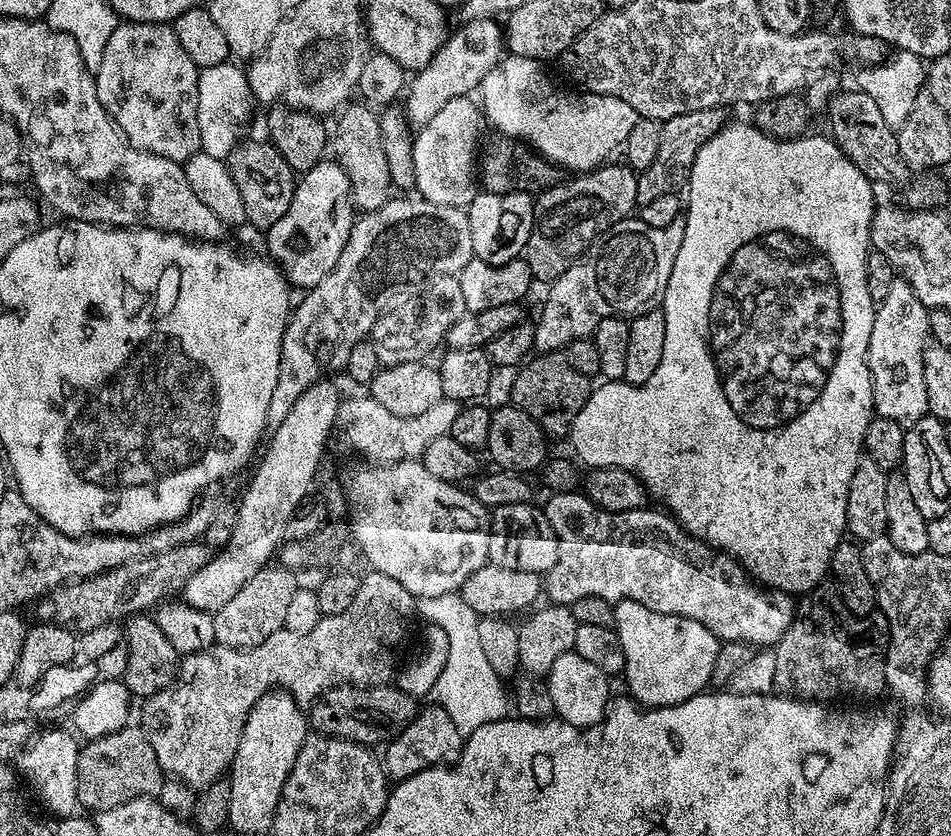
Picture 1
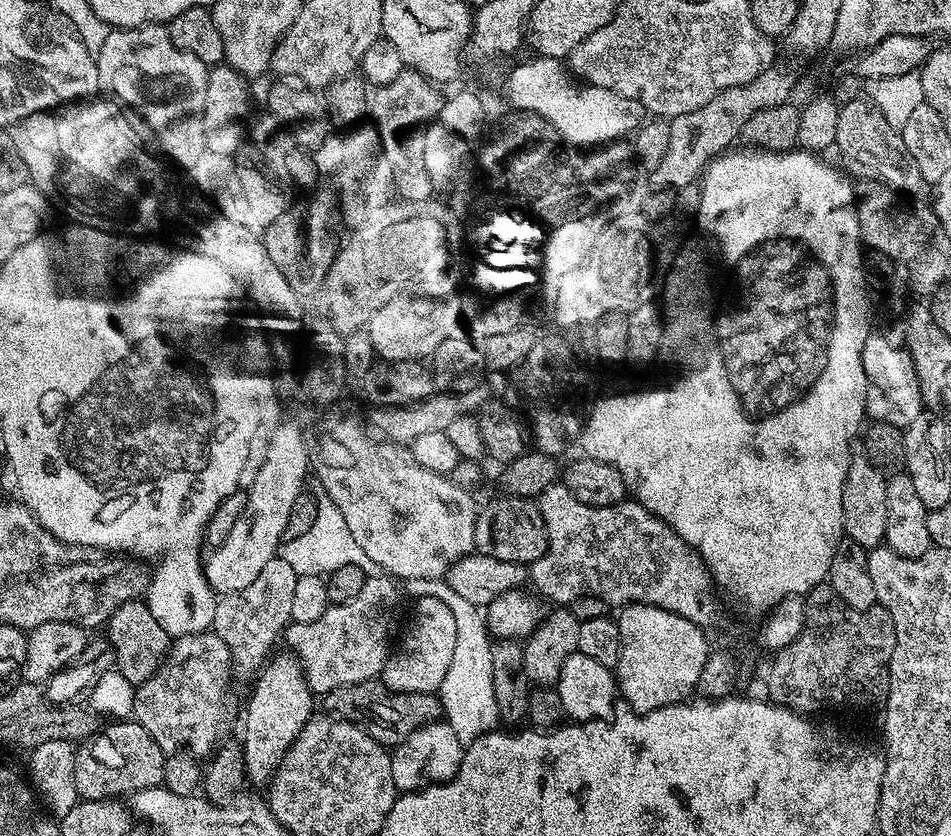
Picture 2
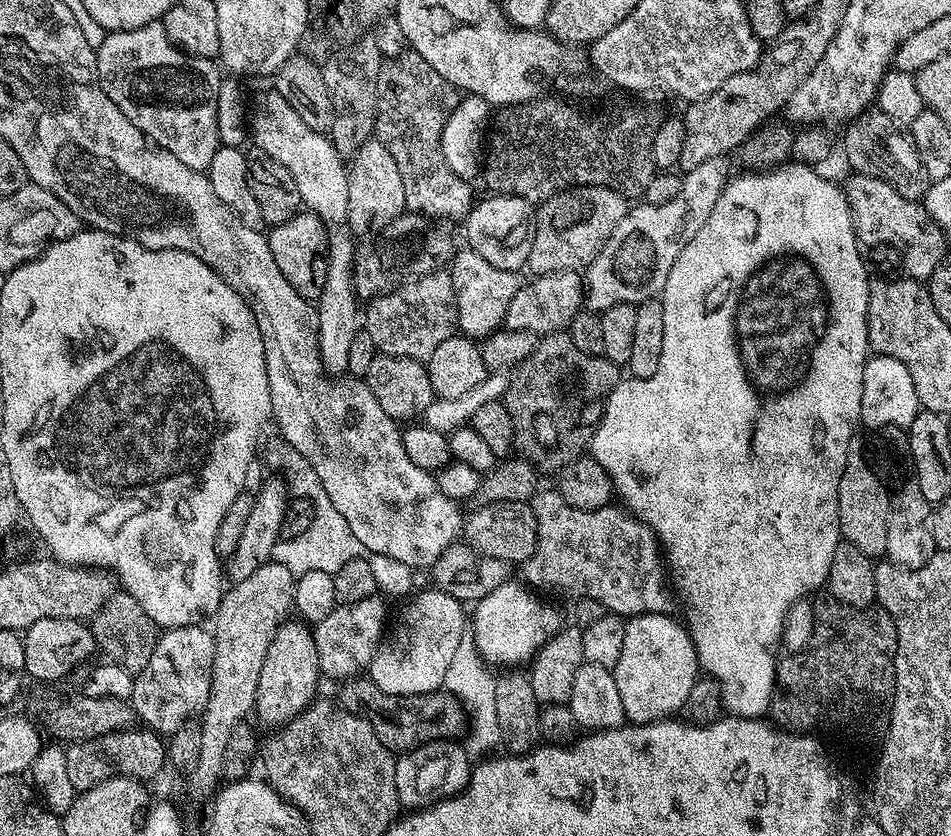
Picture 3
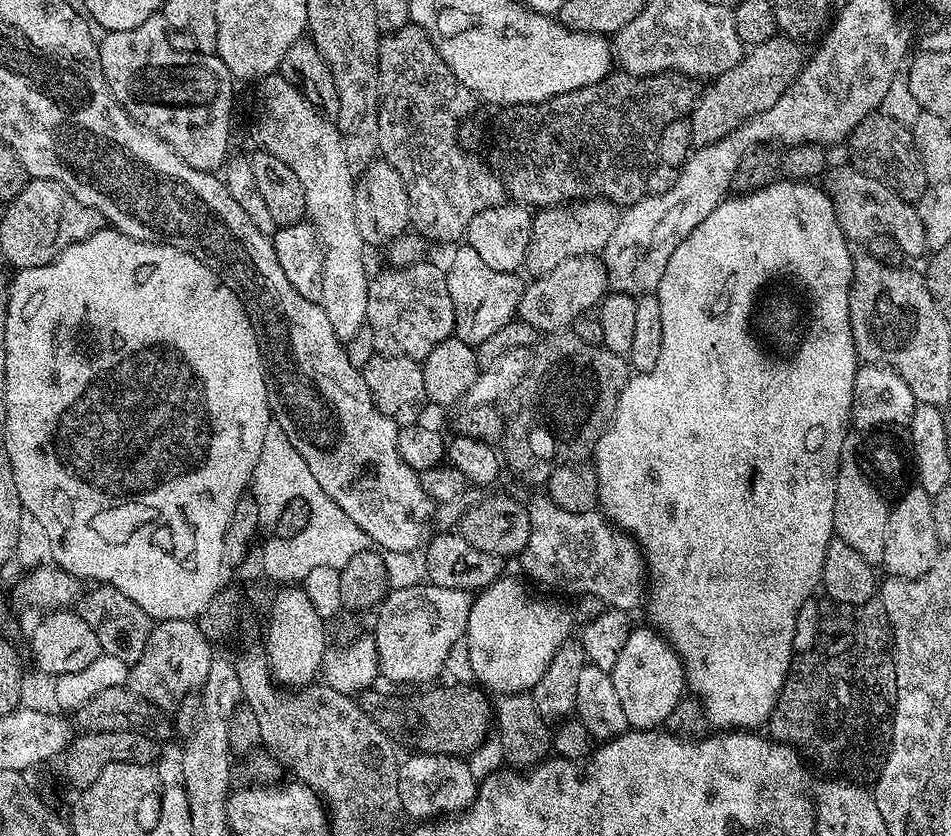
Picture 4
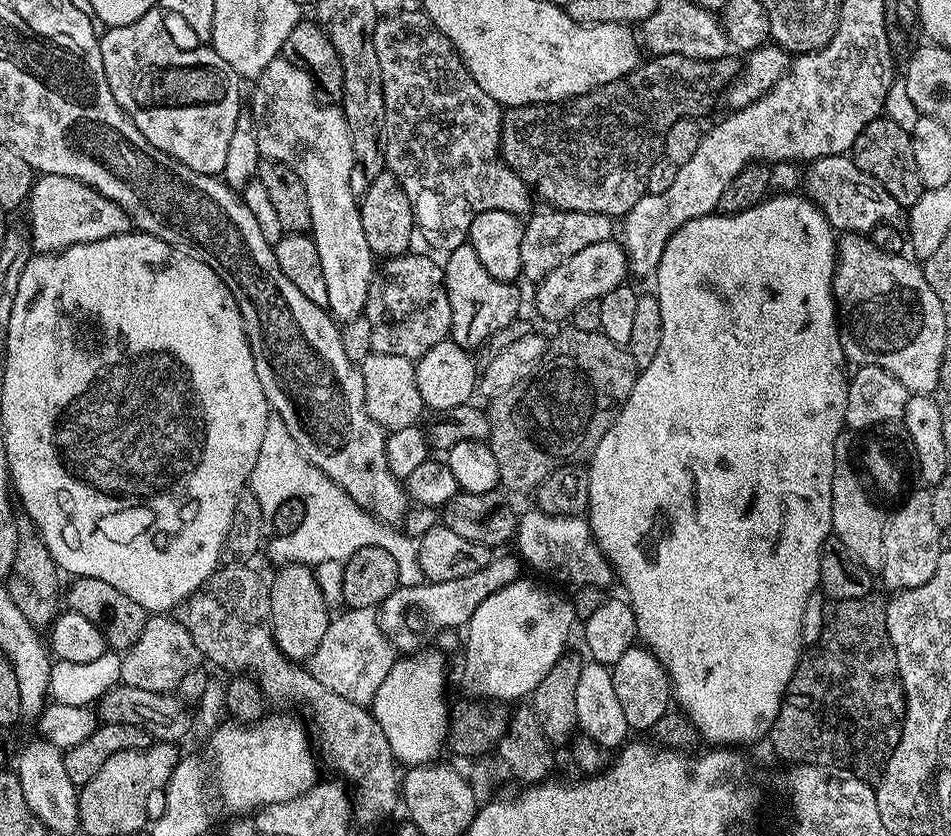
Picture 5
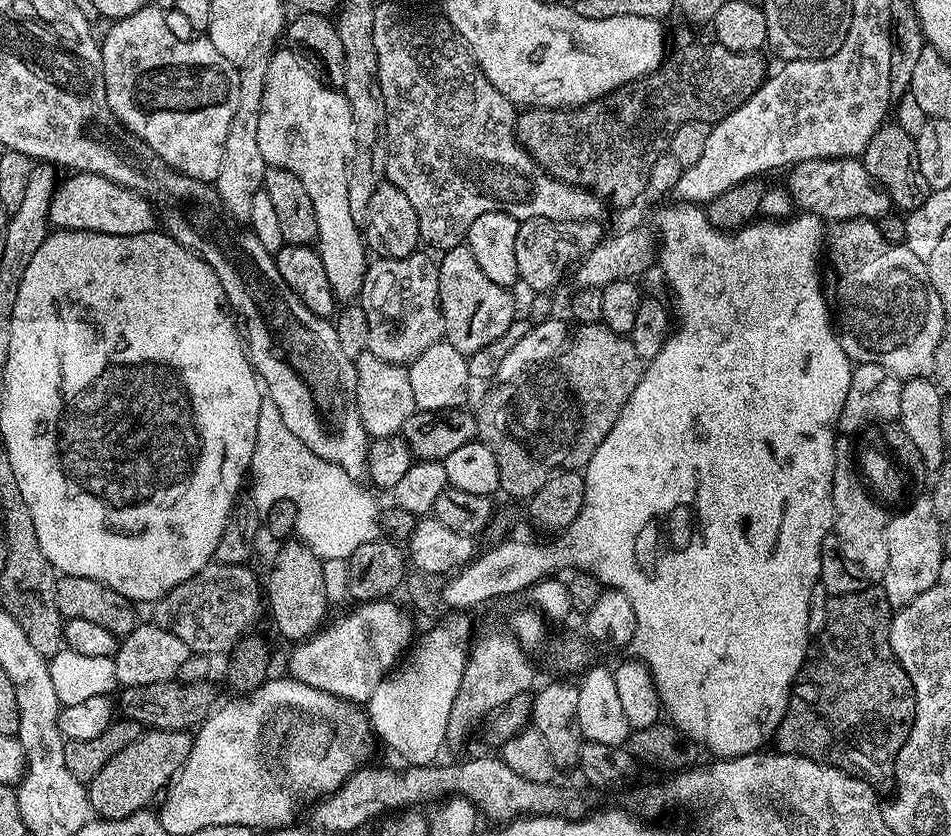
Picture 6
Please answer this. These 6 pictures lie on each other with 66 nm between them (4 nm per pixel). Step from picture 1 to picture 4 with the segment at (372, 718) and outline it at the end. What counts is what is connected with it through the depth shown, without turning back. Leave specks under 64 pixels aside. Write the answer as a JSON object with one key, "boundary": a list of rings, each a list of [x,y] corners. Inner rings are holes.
{"boundary":[[[447,682],[441,688],[428,686],[410,700],[379,696],[376,690],[360,693],[358,702],[387,736],[413,744],[416,752],[441,752],[467,758],[494,728],[494,704],[479,687],[468,682]]]}

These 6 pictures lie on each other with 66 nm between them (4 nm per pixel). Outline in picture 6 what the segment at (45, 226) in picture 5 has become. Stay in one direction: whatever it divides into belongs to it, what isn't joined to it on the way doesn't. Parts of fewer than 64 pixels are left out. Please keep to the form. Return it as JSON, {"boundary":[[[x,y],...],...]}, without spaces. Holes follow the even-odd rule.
{"boundary":[[[78,172],[59,181],[52,195],[48,222],[53,229],[66,232],[101,232],[115,236],[133,236],[157,231],[158,213],[151,200],[134,190],[110,182],[98,174]]]}

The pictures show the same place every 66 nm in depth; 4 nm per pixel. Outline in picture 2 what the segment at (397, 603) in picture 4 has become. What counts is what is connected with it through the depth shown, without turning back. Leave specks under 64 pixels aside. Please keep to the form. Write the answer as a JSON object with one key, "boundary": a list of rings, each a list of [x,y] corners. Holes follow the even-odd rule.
{"boundary":[[[434,594],[419,600],[397,650],[389,655],[380,675],[384,687],[396,693],[437,693],[446,676],[447,667],[454,656],[455,639],[454,616],[449,607]]]}

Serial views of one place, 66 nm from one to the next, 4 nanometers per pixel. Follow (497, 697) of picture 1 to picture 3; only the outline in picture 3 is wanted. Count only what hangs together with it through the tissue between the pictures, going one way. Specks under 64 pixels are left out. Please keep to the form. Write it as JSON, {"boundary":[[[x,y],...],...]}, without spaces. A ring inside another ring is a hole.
{"boundary":[[[465,634],[455,649],[455,655],[451,659],[450,666],[447,667],[442,688],[463,706],[467,719],[470,721],[466,728],[466,735],[462,740],[469,757],[480,758],[491,753],[495,749],[492,747],[501,743],[498,710],[494,710],[496,676],[493,669],[484,663],[471,635]]]}

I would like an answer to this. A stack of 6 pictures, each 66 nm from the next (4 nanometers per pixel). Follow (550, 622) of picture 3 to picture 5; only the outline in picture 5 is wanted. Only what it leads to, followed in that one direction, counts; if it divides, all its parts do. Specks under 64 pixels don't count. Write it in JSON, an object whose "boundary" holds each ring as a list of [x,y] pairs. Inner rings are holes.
{"boundary":[[[519,578],[510,582],[509,585],[503,586],[494,594],[490,594],[484,602],[474,611],[473,617],[468,620],[466,632],[468,637],[464,640],[464,688],[469,697],[483,698],[486,700],[499,700],[501,702],[512,702],[515,696],[531,697],[533,690],[538,686],[538,682],[542,682],[542,678],[546,678],[546,674],[550,674],[550,670],[554,667],[554,662],[561,660],[566,655],[564,648],[568,644],[568,635],[572,632],[572,624],[577,623],[576,611],[572,605],[571,599],[567,595],[559,596],[556,592],[551,592],[548,588],[543,588],[540,584],[535,584],[532,580]]]}

